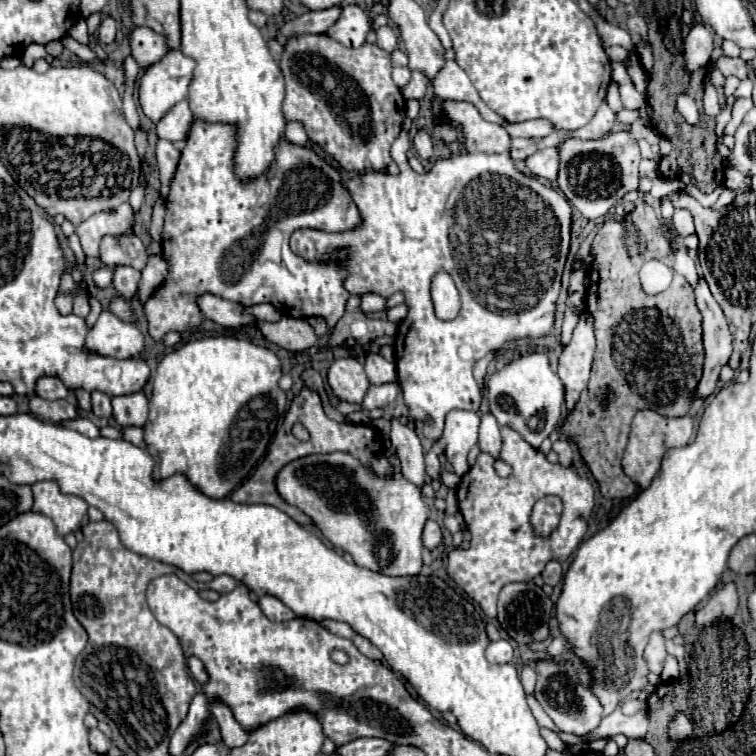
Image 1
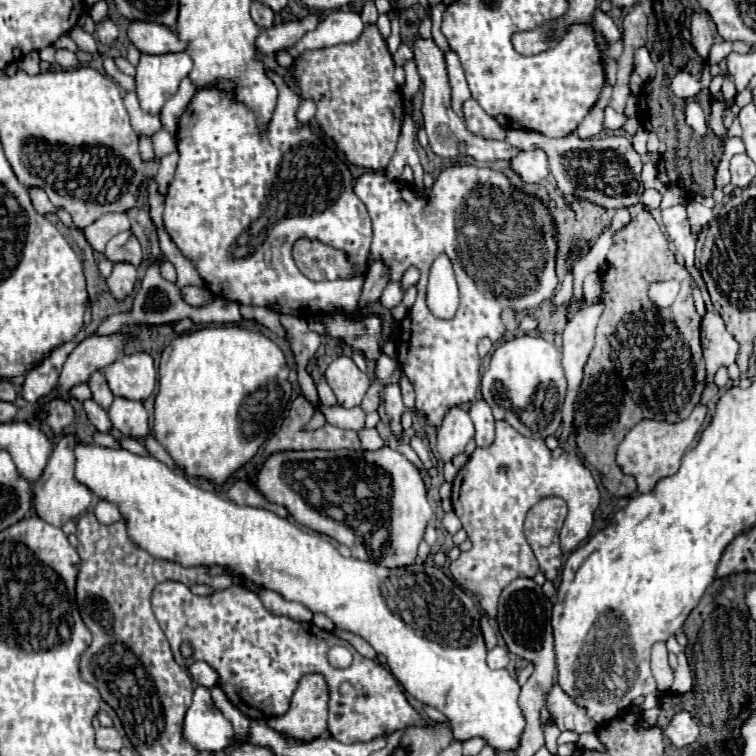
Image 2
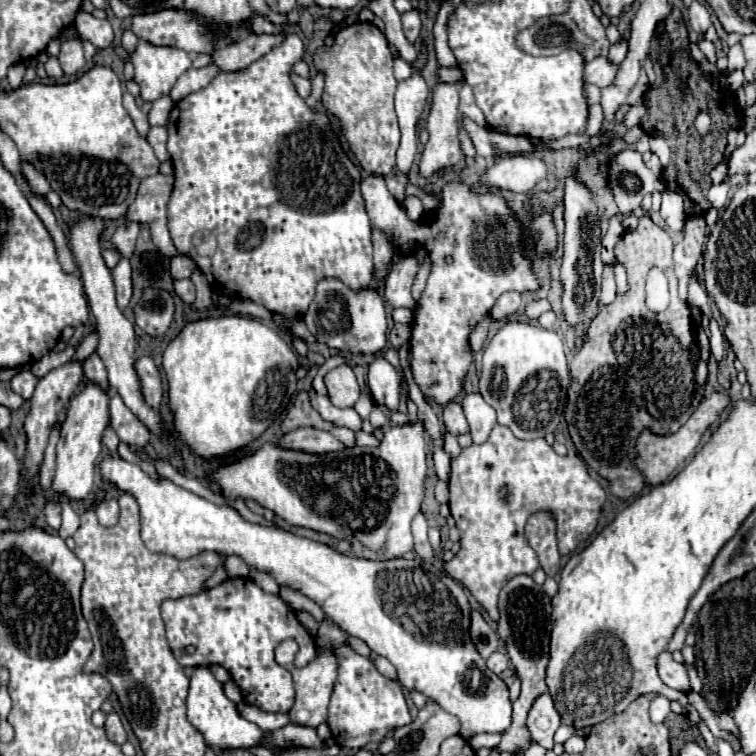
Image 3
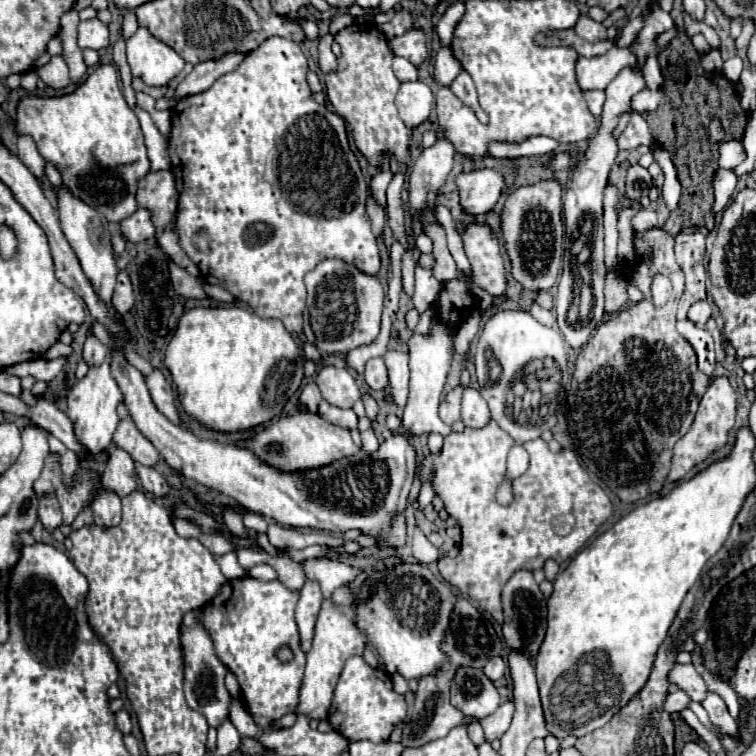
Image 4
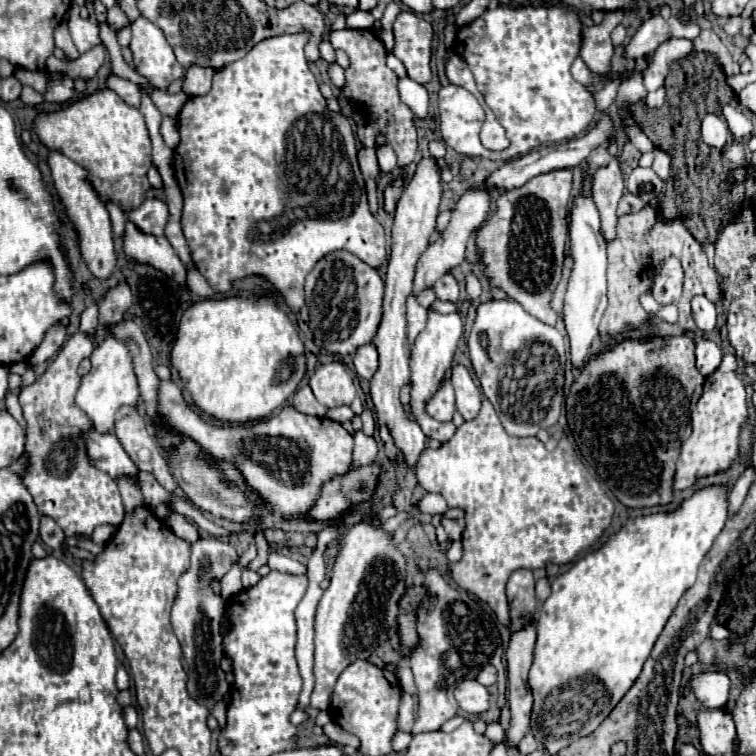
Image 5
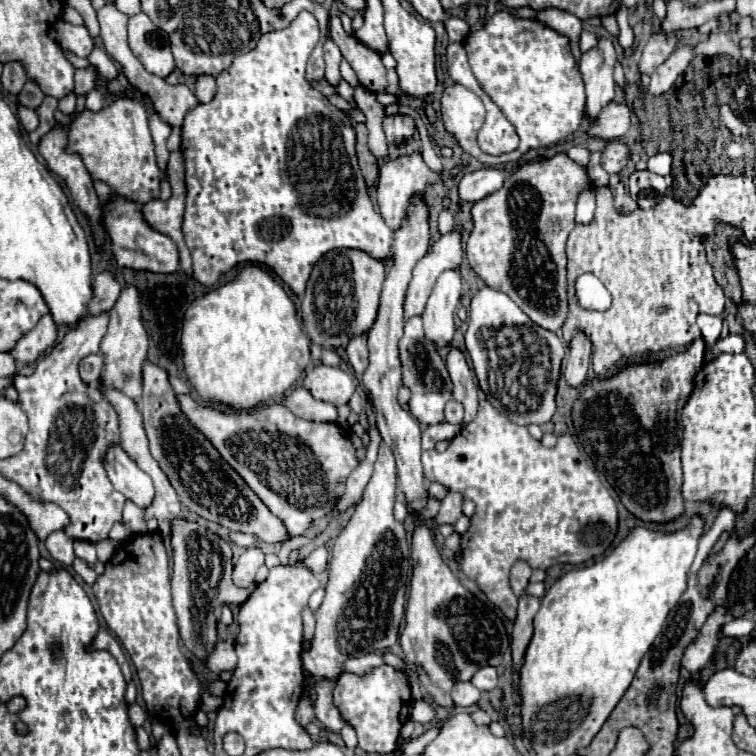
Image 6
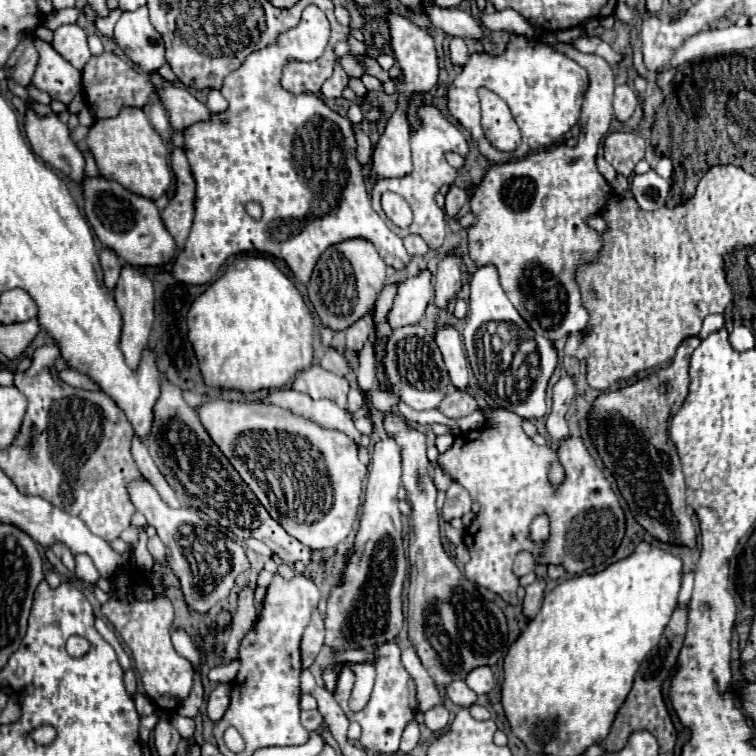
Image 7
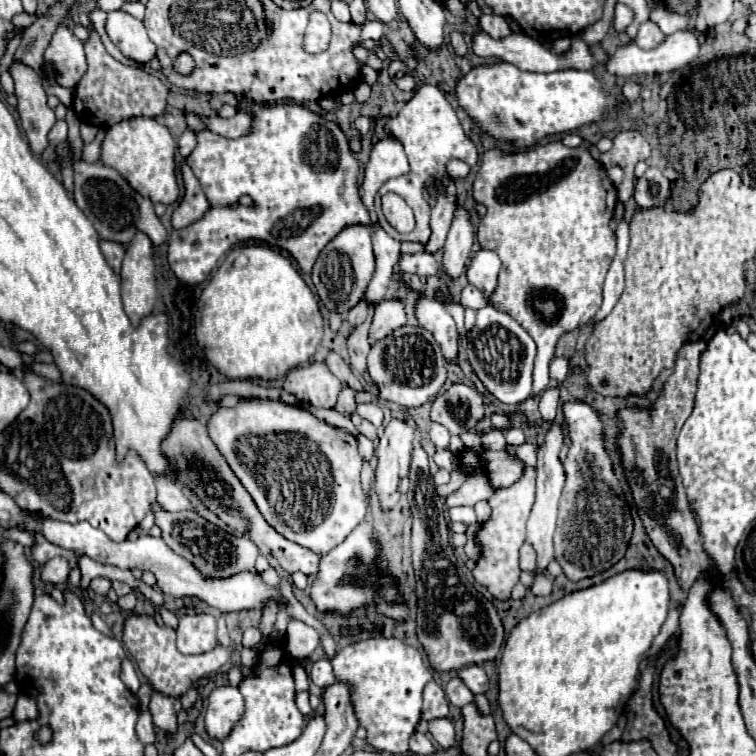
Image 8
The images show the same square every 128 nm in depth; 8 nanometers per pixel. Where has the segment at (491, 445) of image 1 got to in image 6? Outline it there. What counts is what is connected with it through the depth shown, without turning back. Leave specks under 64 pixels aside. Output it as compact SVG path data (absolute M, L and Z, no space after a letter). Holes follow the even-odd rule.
M450 350L448 360L446 360L450 380L454 384L452 396L464 406L464 424L474 420L478 412L478 396L476 396L476 386L474 386L474 372L466 364L466 358L460 350Z

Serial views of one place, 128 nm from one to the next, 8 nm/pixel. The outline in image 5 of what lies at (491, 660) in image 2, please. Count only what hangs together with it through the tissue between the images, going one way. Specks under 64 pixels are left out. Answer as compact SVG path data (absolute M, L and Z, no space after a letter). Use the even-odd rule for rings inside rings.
M484 666L482 670L480 670L480 674L478 674L478 678L476 678L480 684L484 684L484 686L492 686L492 684L496 684L496 668L494 666Z

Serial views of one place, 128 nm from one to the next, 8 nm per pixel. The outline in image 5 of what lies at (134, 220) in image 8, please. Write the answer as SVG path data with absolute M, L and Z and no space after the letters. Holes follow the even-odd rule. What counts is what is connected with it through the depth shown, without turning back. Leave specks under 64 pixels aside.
M126 222L124 252L128 258L136 262L146 262L162 270L180 286L186 286L186 268L180 262L180 258L174 254L170 242L164 236L148 236L140 232L132 222Z

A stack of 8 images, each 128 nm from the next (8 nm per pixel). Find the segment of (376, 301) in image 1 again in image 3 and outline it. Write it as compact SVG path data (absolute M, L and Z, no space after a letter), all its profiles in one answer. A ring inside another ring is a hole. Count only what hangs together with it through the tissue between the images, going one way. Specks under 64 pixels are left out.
M404 256L400 262L396 262L386 278L384 284L384 296L392 308L416 308L416 300L410 294L414 276L418 272L418 262L414 256Z

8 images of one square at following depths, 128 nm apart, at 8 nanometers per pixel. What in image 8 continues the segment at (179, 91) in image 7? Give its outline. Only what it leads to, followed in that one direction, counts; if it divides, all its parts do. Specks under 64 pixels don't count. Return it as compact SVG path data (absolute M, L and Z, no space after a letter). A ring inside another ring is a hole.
M238 112L232 118L202 116L202 120L204 120L204 124L206 124L208 130L212 130L212 132L216 132L220 136L226 136L226 138L240 138L240 136L248 134L250 128L252 128L252 120L244 112Z

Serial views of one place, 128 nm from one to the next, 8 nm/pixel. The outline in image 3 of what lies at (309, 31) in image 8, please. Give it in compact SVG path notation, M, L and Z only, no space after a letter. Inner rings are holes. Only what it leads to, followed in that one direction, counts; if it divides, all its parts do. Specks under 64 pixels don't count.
M290 34L284 40L284 44L272 48L272 52L268 52L266 56L262 56L260 60L250 64L248 68L244 68L240 72L220 72L206 88L186 96L182 102L178 102L174 106L174 110L170 114L170 122L168 122L168 152L170 152L172 162L174 162L174 176L176 176L174 196L170 196L170 202L168 202L168 230L170 230L170 236L172 236L178 252L184 256L190 256L196 262L196 266L206 276L206 280L210 282L214 292L224 294L224 296L238 294L244 300L252 300L256 304L262 304L270 312L282 314L288 318L302 318L304 316L310 302L314 300L316 284L320 280L336 278L336 280L348 284L348 288L356 288L356 292L360 292L360 288L370 286L372 272L374 272L372 228L370 228L370 220L368 220L364 200L360 194L360 172L348 160L338 138L330 130L328 118L324 114L310 110L306 106L306 102L298 96L294 84L290 82L292 64L302 58L302 52L304 52L304 44L302 44L300 36ZM202 234L212 234L216 238L216 248L210 256L200 254L198 244L194 242L194 238L198 238Z

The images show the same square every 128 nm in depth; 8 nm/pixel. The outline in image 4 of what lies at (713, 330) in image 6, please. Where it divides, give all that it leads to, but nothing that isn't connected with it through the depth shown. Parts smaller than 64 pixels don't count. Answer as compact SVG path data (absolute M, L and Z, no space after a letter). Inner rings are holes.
M696 302L688 310L688 318L694 324L698 324L698 326L700 326L700 322L706 322L710 316L712 316L712 310L710 310L710 304L708 302Z

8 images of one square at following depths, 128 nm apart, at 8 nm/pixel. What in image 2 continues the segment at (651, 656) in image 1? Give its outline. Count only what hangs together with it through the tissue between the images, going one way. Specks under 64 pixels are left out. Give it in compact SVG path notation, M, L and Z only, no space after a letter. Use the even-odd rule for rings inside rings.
M656 642L652 646L652 674L656 678L656 684L658 684L660 692L670 690L672 680L674 680L674 672L668 664L668 650L666 650L664 642Z

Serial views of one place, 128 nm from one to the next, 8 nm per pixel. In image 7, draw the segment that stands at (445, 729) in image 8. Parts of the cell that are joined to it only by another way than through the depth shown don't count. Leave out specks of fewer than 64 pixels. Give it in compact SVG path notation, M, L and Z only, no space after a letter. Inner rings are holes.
M442 704L430 708L422 714L424 715L424 724L434 733L438 733L448 726L448 710Z

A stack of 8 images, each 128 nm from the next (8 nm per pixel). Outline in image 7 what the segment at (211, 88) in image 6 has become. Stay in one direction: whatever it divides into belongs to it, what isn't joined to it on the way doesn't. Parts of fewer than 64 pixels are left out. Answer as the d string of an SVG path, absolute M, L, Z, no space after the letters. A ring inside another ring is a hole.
M210 90L210 92L208 92L206 106L211 112L218 113L228 108L228 102L222 98L222 94L218 92L218 90Z

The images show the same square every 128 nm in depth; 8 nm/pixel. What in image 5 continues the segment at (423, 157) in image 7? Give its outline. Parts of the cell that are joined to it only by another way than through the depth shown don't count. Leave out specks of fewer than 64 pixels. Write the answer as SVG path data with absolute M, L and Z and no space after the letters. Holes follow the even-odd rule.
M394 182L392 186L386 188L386 192L384 192L384 208L386 208L386 212L394 212L402 188L404 188L404 182Z

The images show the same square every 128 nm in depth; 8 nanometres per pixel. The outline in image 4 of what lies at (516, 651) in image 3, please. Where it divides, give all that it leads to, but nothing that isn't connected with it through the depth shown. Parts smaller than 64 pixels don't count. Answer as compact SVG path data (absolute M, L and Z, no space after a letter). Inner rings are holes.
M518 570L502 588L502 608L504 608L504 624L502 634L506 638L508 648L522 650L530 660L536 658L540 644L546 634L546 600L532 578L530 570Z

